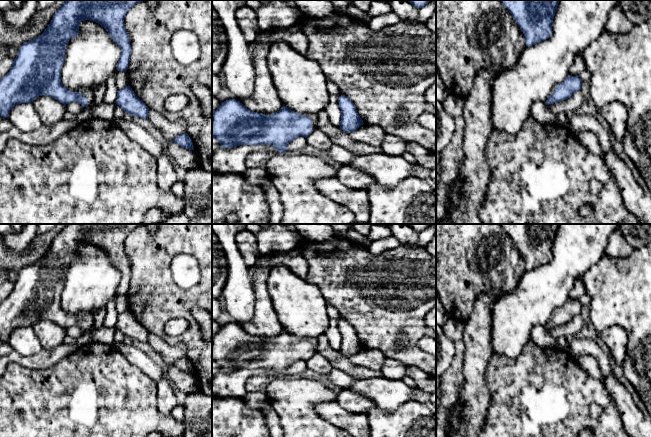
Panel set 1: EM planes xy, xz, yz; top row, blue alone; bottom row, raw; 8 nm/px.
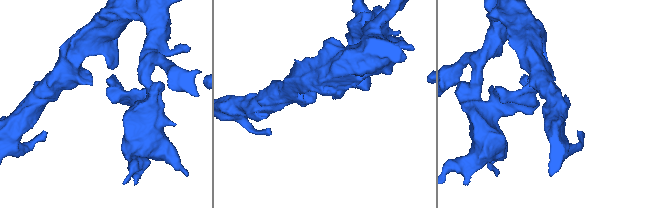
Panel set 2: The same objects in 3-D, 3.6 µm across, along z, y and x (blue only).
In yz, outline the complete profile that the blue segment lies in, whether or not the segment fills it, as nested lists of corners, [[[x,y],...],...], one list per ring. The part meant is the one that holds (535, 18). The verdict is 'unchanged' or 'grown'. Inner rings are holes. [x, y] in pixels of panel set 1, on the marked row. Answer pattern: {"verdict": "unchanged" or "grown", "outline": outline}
{"verdict": "unchanged", "outline": [[[500,0],[512,14],[525,36],[527,47],[540,43],[552,35],[552,24],[559,0]]]}

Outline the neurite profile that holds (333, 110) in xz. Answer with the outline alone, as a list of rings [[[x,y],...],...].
[[[330,94],[330,99],[327,107],[325,108],[331,122],[338,124],[341,121],[341,109],[338,103],[338,97]]]

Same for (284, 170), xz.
[[[277,151],[267,161],[265,169],[269,180],[277,188],[283,205],[280,224],[354,224],[356,222],[354,213],[346,206],[332,201],[316,189],[315,183],[321,178],[332,178],[337,175],[337,170],[323,159],[308,155],[292,156]]]

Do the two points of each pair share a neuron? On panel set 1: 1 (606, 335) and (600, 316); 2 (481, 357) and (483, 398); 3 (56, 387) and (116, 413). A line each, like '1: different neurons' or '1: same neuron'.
1: different neurons
2: same neuron
3: same neuron

